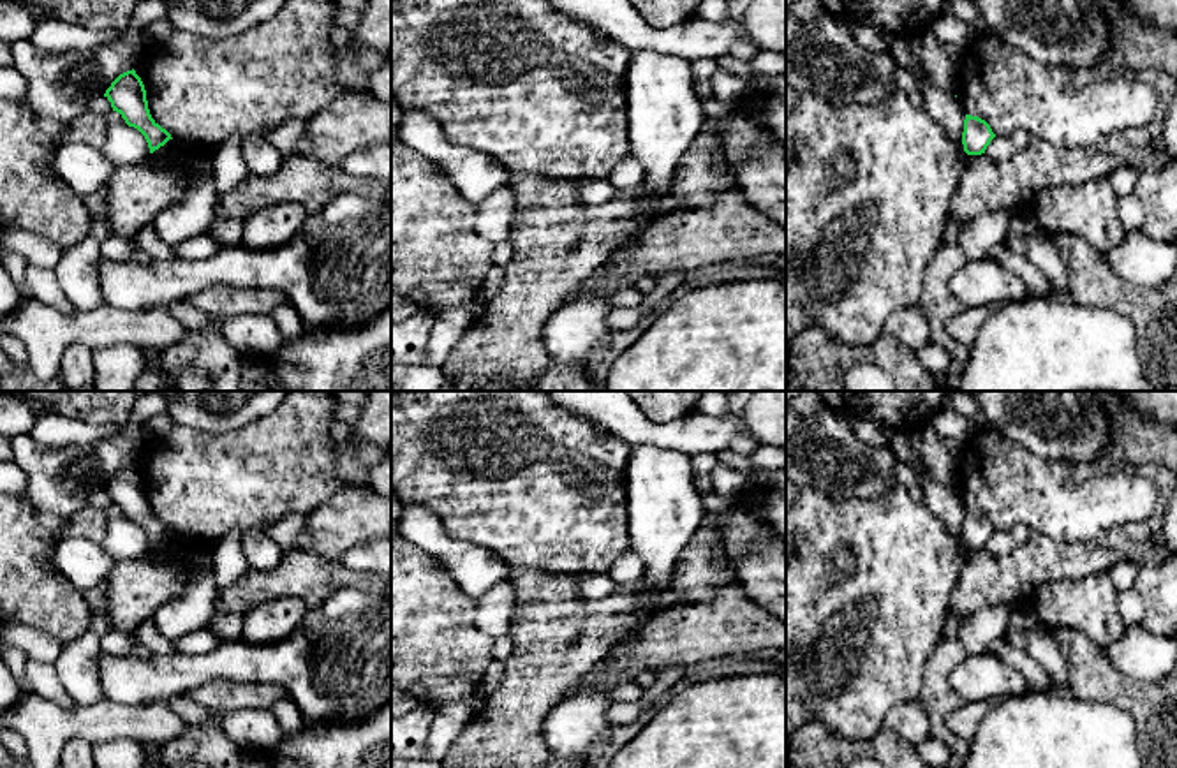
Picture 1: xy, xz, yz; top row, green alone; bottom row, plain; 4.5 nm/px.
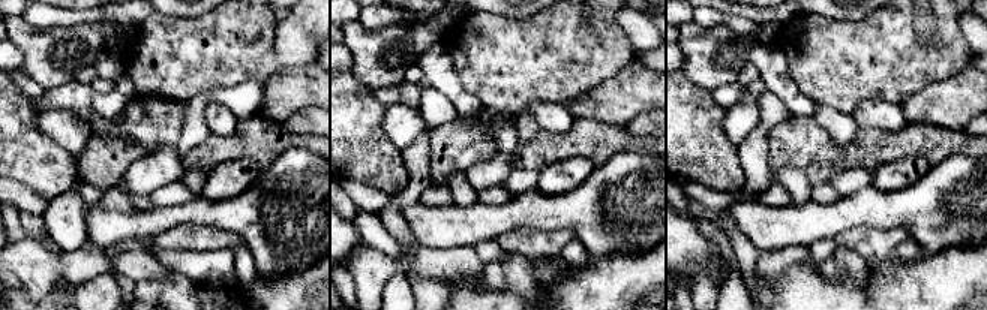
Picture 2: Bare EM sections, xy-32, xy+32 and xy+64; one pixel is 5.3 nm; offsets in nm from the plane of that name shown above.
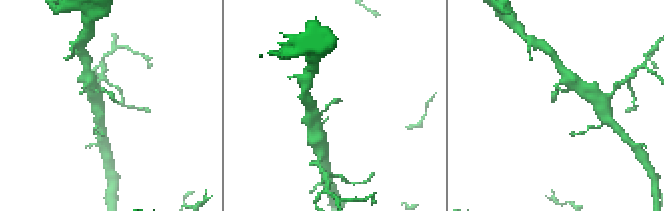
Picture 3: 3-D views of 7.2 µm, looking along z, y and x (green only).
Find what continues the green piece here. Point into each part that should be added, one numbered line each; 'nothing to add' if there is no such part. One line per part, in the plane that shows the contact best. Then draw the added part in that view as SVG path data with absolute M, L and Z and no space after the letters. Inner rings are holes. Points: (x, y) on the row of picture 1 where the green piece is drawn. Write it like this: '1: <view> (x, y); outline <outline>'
nothing to add

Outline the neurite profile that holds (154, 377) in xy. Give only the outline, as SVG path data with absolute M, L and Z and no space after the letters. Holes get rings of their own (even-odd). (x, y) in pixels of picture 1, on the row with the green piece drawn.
M159 356L157 361L144 363L143 372L137 375L134 391L213 391L208 372L181 366L167 370Z

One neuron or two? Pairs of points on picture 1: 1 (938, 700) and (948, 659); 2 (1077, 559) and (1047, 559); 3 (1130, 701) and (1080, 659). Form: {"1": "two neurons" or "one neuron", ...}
{"1": "one neuron", "2": "one neuron", "3": "one neuron"}

